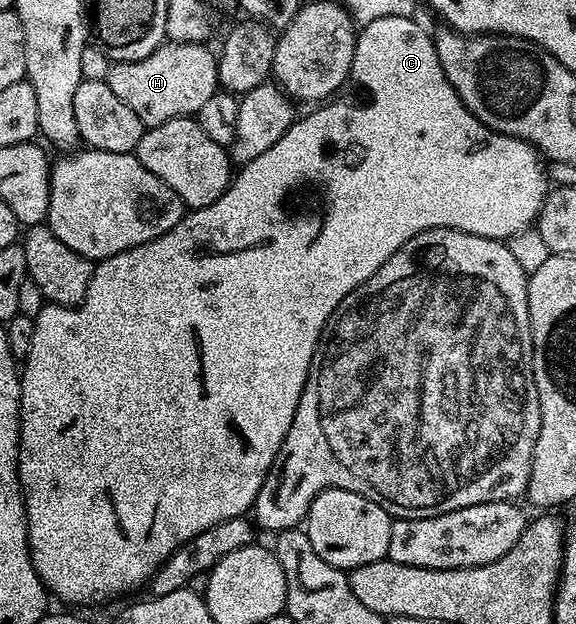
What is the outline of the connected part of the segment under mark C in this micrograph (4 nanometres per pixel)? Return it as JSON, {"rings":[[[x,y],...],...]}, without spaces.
{"rings":[[[383,16],[379,20],[366,22],[360,27],[355,44],[351,78],[354,83],[357,81],[369,93],[369,102],[329,100],[310,109],[313,110],[310,114],[302,113],[297,121],[291,124],[291,128],[287,128],[287,132],[283,132],[283,136],[279,136],[279,140],[275,140],[275,144],[271,144],[271,148],[267,148],[267,152],[255,156],[255,160],[244,163],[238,169],[241,171],[238,174],[236,171],[232,175],[228,188],[223,192],[223,196],[219,196],[219,200],[215,200],[215,204],[207,204],[198,210],[189,210],[185,217],[179,220],[179,224],[175,224],[175,228],[171,228],[171,232],[163,232],[163,236],[159,236],[147,244],[139,244],[135,248],[127,248],[127,252],[119,252],[110,258],[100,259],[93,267],[87,296],[79,305],[54,306],[47,304],[33,319],[35,333],[31,340],[31,352],[27,352],[19,370],[21,376],[21,455],[17,461],[17,471],[25,496],[25,515],[29,529],[31,560],[35,564],[35,572],[39,576],[39,580],[54,599],[62,598],[63,601],[73,605],[70,607],[81,608],[77,606],[93,606],[96,602],[109,602],[112,598],[127,593],[128,590],[137,590],[140,586],[142,589],[161,567],[161,563],[166,562],[180,546],[187,544],[187,540],[199,536],[199,532],[207,532],[207,528],[213,527],[214,524],[232,518],[246,517],[252,511],[253,501],[259,496],[259,488],[263,488],[263,480],[273,466],[273,461],[277,459],[279,448],[291,428],[291,420],[295,420],[295,408],[299,408],[299,400],[303,396],[303,388],[307,384],[307,376],[311,368],[311,360],[315,356],[317,341],[331,312],[335,312],[335,308],[339,308],[343,296],[355,292],[355,288],[359,288],[368,278],[375,276],[375,272],[379,272],[379,268],[383,268],[383,264],[387,264],[387,260],[391,256],[395,256],[395,252],[399,252],[399,248],[403,248],[403,244],[407,244],[407,240],[411,240],[411,236],[431,228],[451,228],[484,238],[508,240],[516,234],[530,229],[536,223],[539,212],[545,203],[545,196],[551,189],[551,182],[545,179],[546,163],[543,161],[542,155],[536,146],[532,146],[522,138],[507,136],[503,132],[493,130],[487,124],[483,124],[465,107],[463,100],[459,100],[455,88],[451,88],[451,80],[447,80],[447,76],[443,72],[443,64],[439,64],[439,56],[433,43],[434,35],[428,34],[417,21],[416,17]]]}

